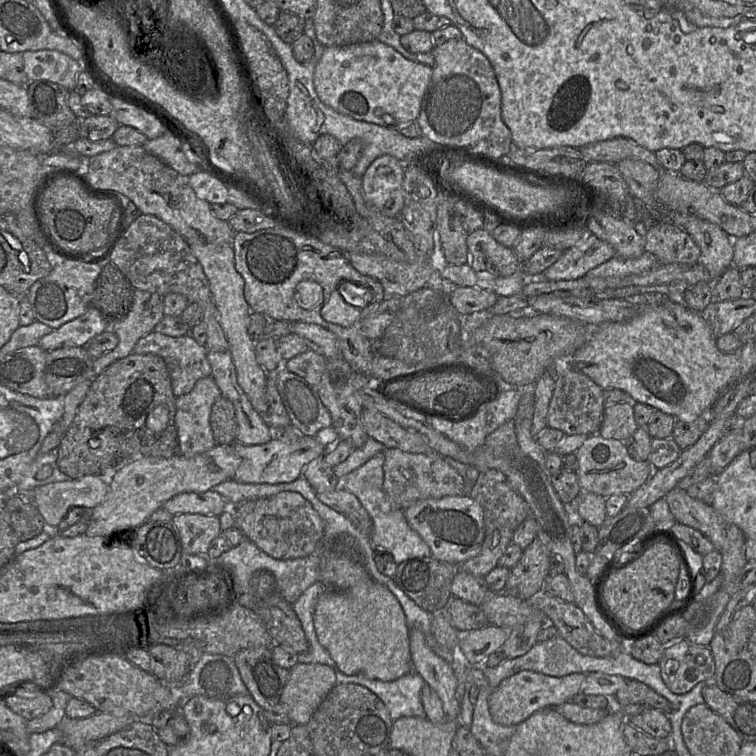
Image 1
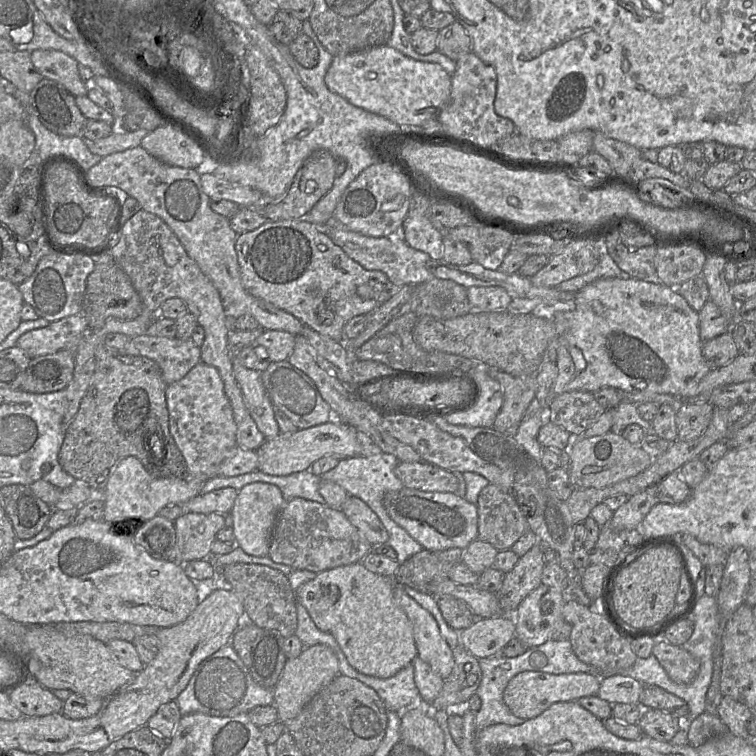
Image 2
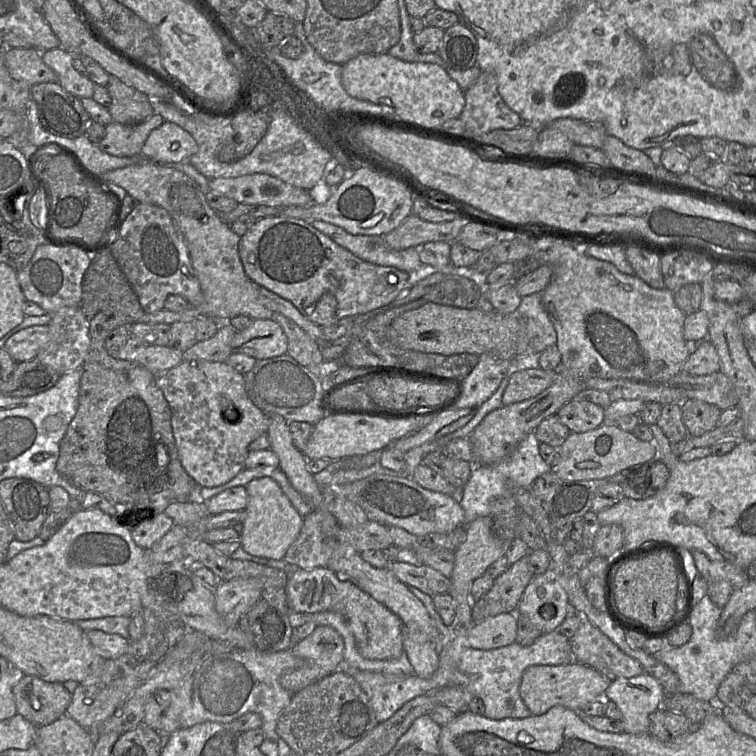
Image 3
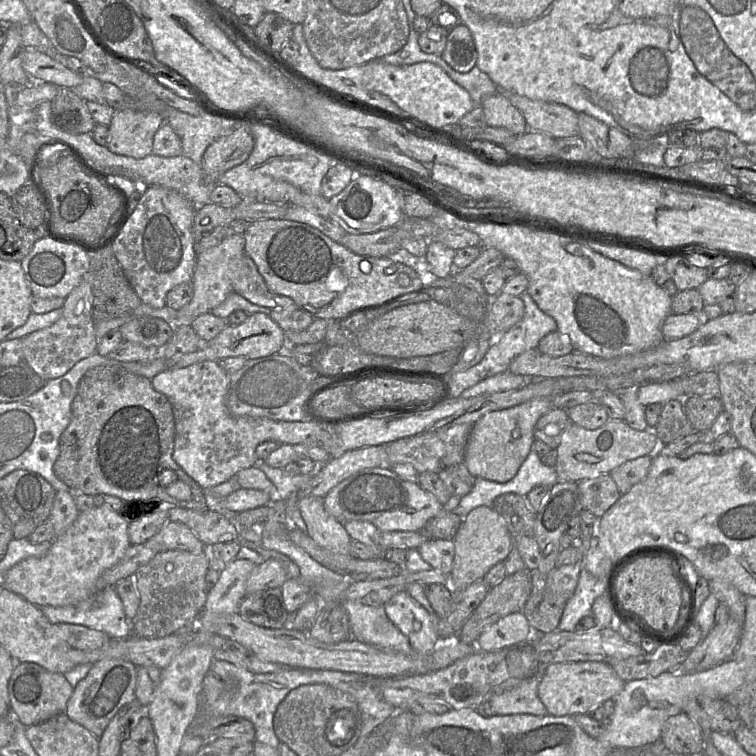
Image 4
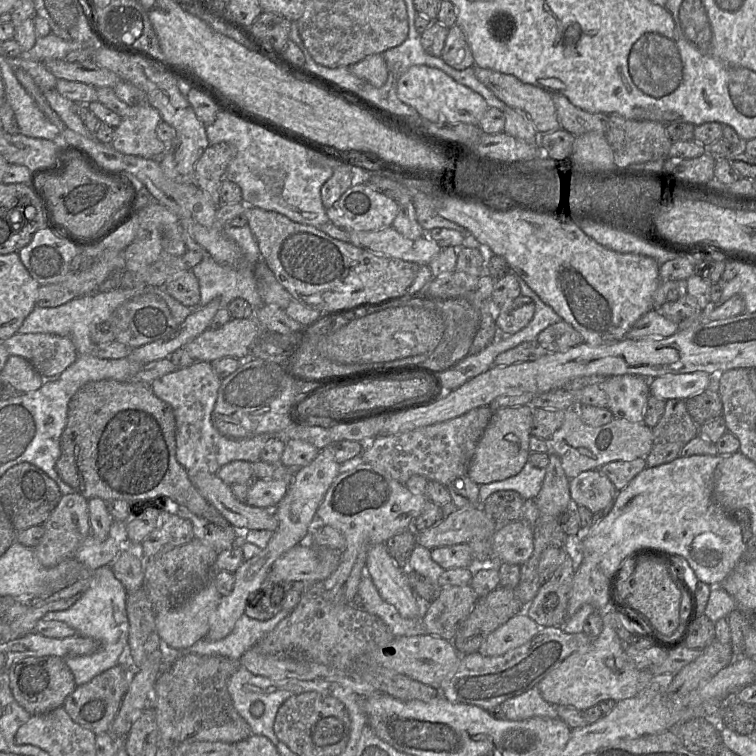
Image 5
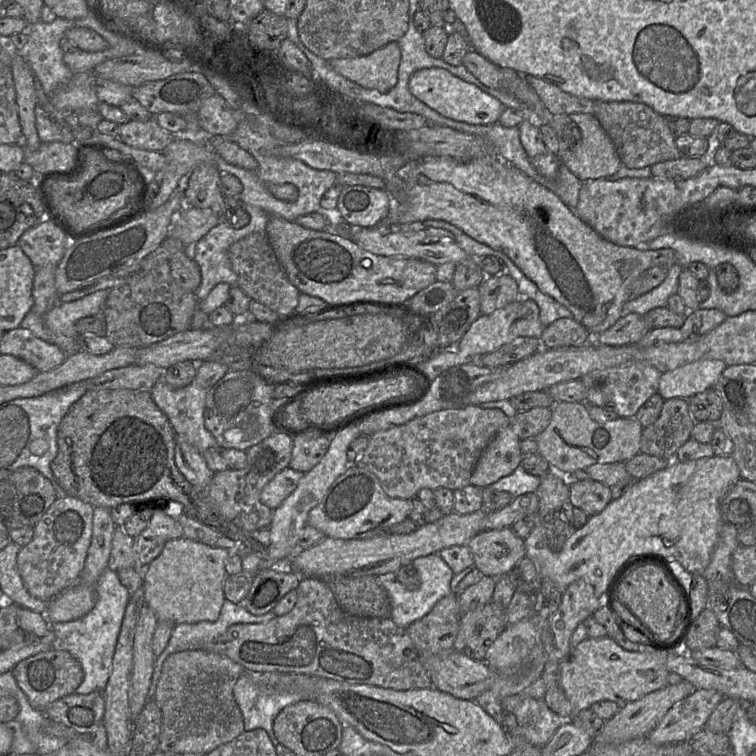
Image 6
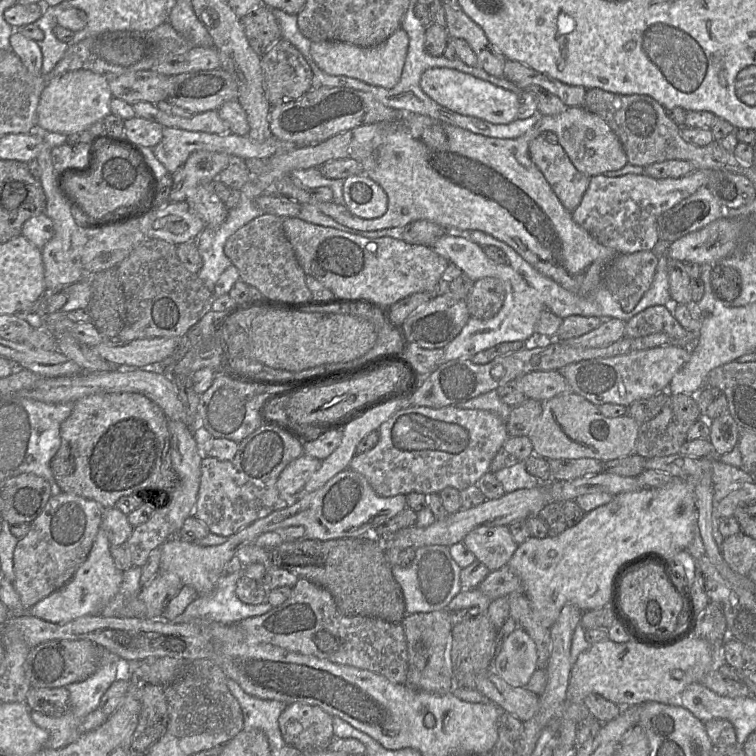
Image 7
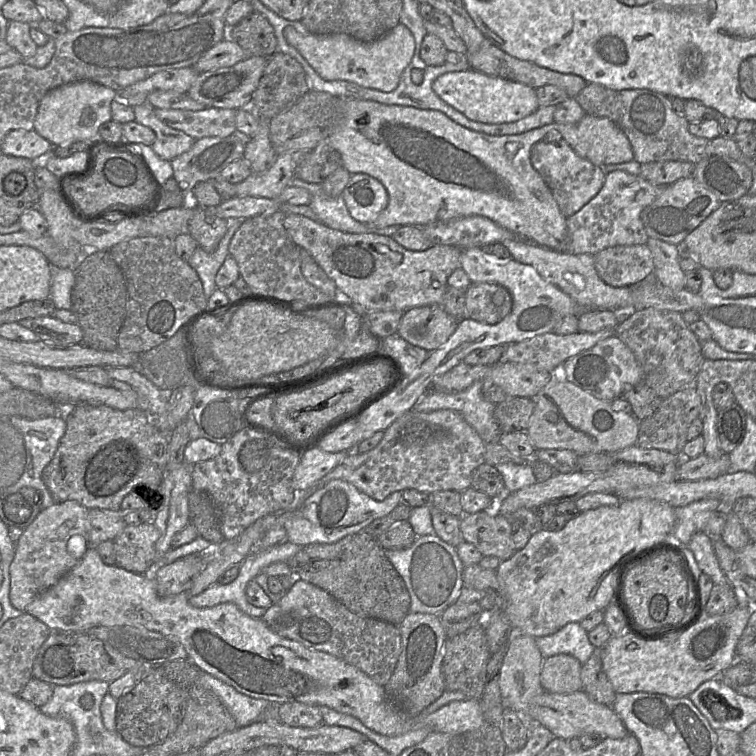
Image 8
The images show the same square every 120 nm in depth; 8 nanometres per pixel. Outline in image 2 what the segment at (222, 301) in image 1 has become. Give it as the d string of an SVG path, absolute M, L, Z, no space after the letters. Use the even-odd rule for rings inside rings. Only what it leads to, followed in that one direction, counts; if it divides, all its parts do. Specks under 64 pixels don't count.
M232 357L235 380L242 392L244 403L265 439L280 434L274 409L264 388L261 372L249 369Z

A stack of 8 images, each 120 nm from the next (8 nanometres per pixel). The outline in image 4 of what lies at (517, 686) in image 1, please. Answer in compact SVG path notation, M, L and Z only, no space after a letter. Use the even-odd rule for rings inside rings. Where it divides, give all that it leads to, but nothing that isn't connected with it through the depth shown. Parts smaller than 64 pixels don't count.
M605 661L562 662L550 664L547 667L537 692L540 700L547 709L548 715L574 716L577 714L586 714L592 707L603 705L606 700L614 698L622 691L625 683Z

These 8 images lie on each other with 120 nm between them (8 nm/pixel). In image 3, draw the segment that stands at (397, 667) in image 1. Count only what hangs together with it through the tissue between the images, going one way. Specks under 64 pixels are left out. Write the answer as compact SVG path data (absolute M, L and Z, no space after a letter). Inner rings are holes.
M329 567L299 568L289 574L286 585L287 601L291 611L302 613L334 612L347 621L355 638L356 648L369 660L391 660L403 652L403 622L389 608L361 590L348 577Z

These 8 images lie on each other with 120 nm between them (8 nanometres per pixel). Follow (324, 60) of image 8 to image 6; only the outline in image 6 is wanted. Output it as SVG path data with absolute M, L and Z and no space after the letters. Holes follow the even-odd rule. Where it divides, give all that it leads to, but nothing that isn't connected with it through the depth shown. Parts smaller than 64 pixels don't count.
M390 42L368 55L328 62L334 71L358 85L385 93L397 83L400 60L398 42Z

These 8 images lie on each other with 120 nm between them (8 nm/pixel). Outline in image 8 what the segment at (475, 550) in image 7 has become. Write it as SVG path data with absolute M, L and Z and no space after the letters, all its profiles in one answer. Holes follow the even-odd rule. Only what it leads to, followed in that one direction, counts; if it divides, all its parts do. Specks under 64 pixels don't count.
M490 509L464 514L460 519L464 541L474 545L483 556L495 556L504 561L516 552L509 516Z

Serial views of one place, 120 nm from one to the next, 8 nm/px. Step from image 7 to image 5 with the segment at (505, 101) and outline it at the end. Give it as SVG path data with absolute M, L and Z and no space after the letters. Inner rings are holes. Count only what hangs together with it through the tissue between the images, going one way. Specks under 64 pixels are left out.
M426 65L410 67L397 82L397 97L413 107L420 118L437 123L478 124L489 108L485 99L472 89L456 82L438 68Z

